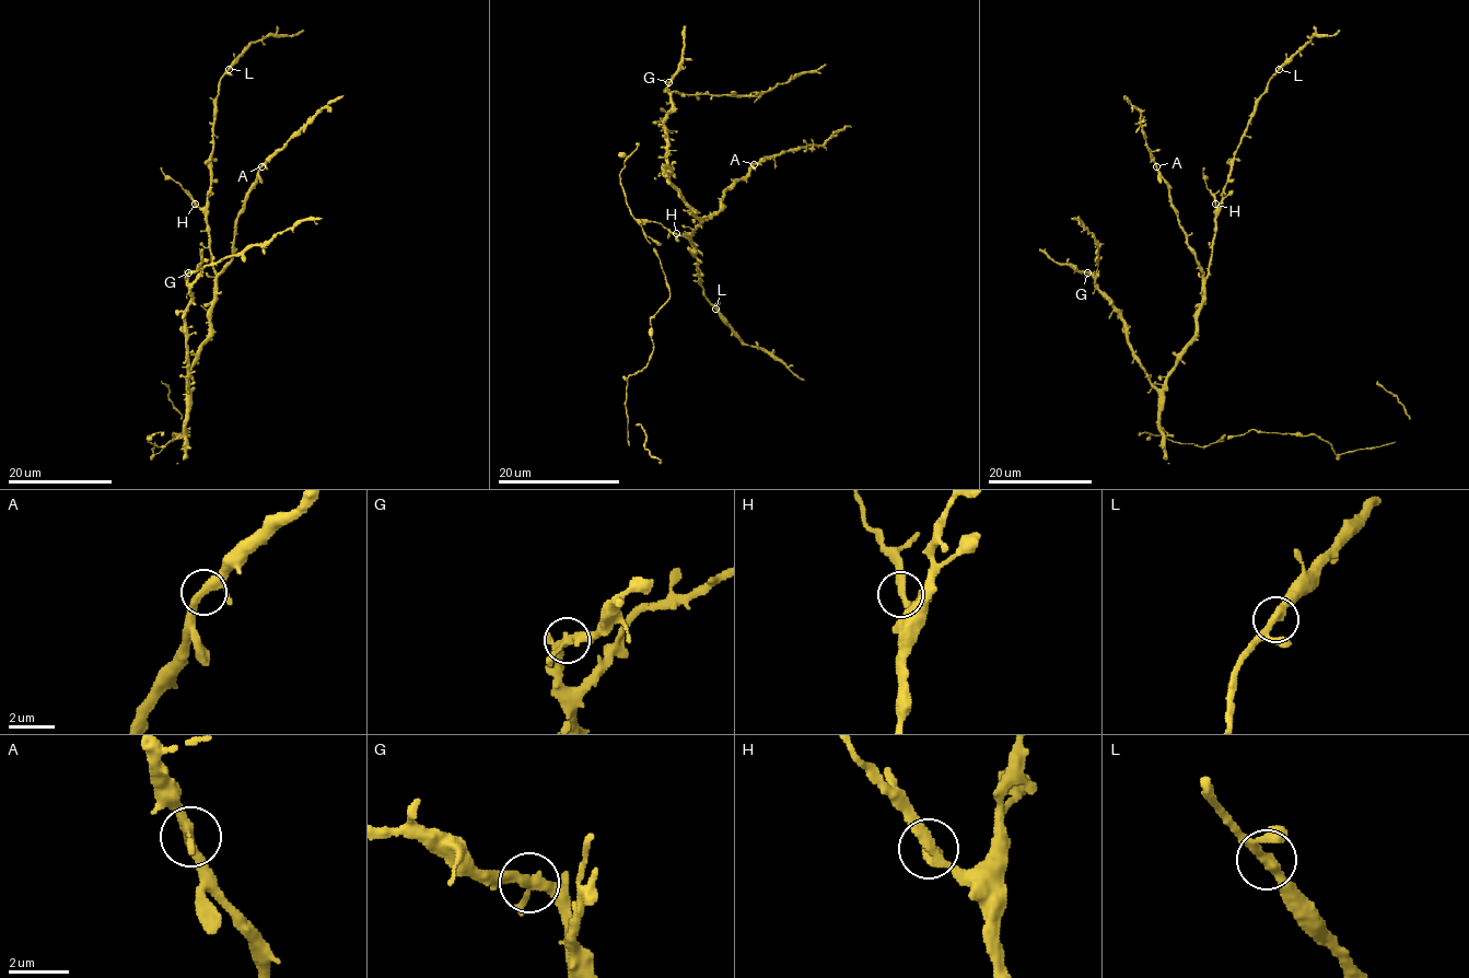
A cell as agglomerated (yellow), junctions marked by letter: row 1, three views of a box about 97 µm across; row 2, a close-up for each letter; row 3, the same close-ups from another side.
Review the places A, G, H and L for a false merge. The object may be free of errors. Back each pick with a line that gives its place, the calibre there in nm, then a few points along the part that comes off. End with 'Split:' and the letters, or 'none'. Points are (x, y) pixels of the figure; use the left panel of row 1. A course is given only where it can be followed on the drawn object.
Split: none

